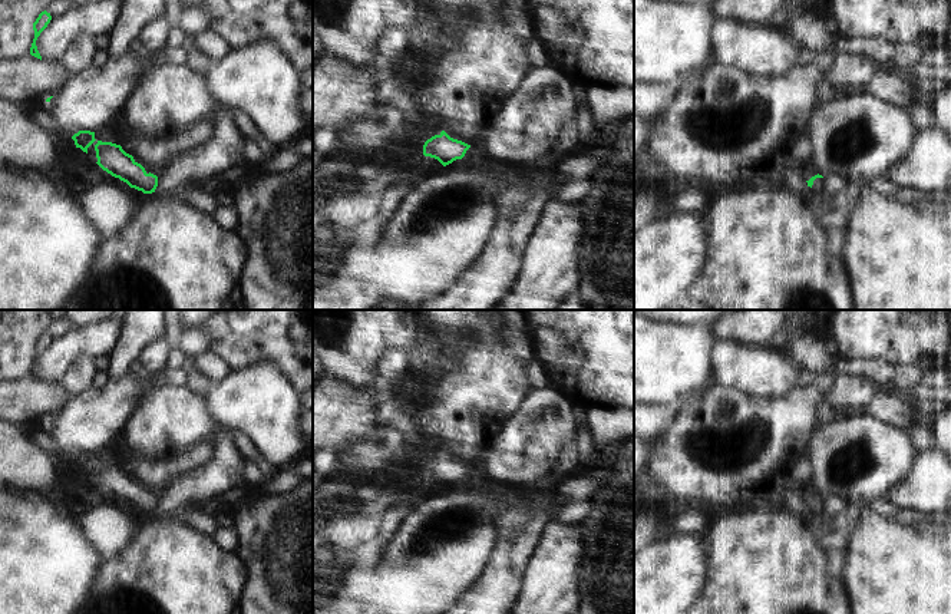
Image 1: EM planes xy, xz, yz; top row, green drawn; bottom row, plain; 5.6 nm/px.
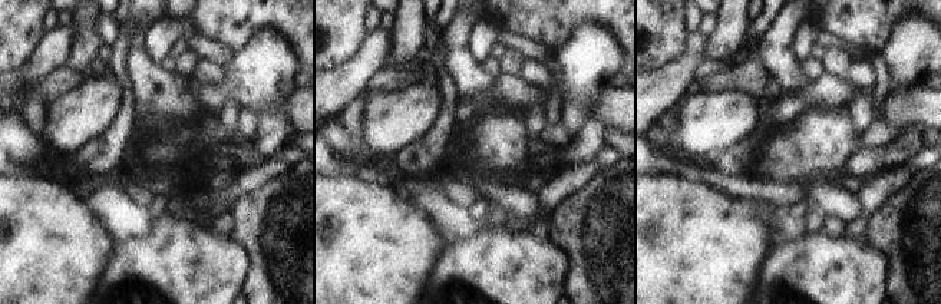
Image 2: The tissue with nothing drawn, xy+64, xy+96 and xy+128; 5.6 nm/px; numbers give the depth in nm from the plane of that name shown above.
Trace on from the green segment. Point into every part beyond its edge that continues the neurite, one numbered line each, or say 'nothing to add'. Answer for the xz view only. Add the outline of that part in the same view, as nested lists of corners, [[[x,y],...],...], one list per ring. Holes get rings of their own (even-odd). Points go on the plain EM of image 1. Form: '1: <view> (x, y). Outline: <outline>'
nothing to add.

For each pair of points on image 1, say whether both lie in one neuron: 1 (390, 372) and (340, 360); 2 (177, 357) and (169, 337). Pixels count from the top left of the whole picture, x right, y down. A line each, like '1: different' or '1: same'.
1: different
2: same

